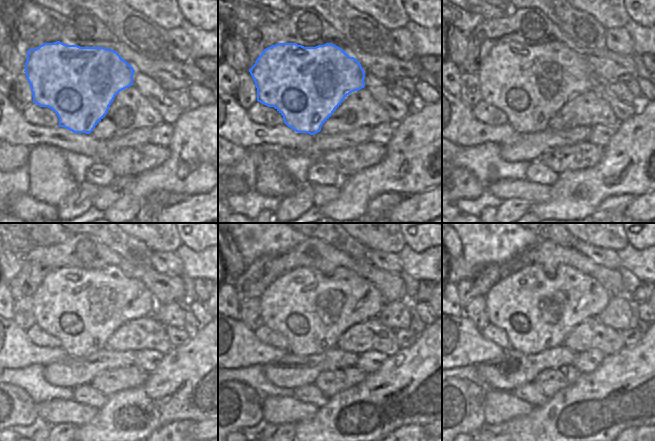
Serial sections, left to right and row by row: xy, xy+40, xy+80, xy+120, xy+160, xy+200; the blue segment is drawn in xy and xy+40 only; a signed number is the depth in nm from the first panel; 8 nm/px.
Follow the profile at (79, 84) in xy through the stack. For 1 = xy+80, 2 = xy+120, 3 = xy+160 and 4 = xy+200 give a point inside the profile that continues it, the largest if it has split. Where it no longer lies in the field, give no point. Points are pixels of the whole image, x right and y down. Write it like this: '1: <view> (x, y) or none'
1: xy+80 (529, 83)
2: xy+120 (82, 308)
3: xy+160 (310, 310)
4: xy+200 (537, 312)

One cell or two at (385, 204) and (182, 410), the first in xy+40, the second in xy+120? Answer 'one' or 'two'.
two

